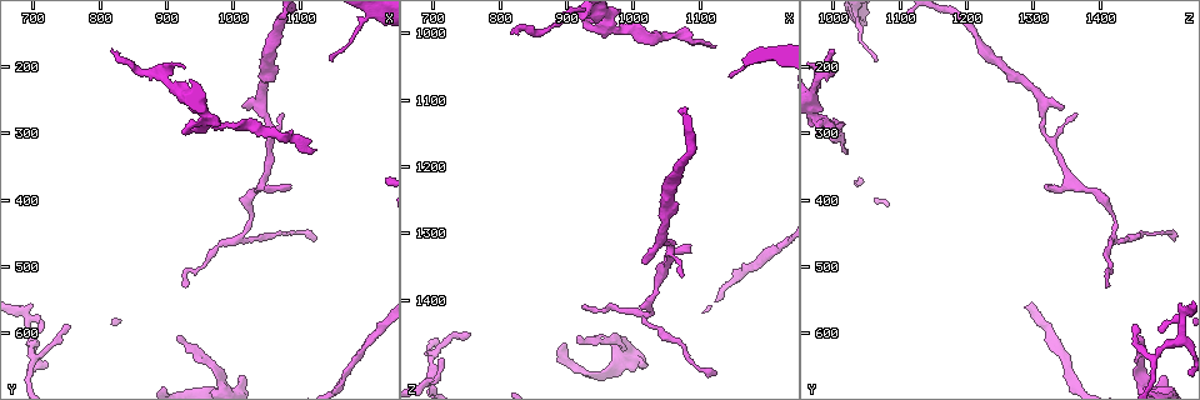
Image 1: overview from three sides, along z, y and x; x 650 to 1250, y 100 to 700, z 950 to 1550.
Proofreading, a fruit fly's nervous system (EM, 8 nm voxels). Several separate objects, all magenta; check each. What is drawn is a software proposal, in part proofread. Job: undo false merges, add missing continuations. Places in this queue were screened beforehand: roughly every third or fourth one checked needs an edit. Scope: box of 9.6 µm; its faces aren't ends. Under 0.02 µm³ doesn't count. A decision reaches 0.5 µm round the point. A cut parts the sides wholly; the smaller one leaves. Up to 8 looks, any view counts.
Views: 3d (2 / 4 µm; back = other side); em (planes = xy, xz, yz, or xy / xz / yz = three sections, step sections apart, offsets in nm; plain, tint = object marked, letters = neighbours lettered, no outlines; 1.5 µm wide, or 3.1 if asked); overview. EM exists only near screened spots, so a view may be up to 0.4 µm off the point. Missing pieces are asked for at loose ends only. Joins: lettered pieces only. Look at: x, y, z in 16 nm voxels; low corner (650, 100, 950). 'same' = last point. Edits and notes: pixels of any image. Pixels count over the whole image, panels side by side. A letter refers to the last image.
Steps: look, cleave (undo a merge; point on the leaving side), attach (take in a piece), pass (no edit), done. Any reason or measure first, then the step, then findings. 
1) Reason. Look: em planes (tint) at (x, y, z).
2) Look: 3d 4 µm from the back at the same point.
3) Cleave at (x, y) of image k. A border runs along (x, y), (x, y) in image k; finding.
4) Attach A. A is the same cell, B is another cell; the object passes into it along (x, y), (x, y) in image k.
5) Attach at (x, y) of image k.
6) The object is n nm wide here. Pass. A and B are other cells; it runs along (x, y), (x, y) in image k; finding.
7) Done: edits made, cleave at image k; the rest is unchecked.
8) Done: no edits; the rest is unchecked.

Thin end. Look: em yz step 4 (letters) at (715, 590, 1490).

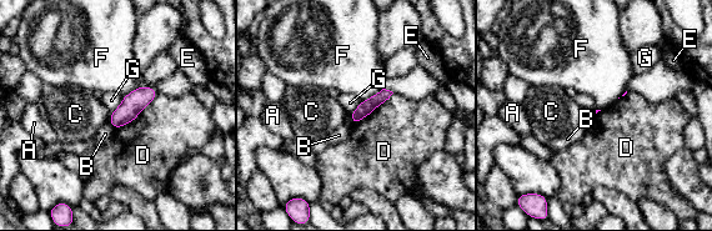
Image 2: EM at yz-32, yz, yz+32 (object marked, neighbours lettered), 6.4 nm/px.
Pass. A, B, C, D, E, F and G are other cells; none of them fits.

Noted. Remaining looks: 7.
Branch stops here. Look: 3d 2 µm at (915, 610, 1455).

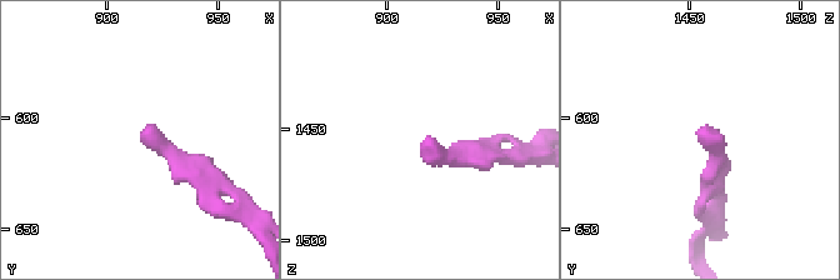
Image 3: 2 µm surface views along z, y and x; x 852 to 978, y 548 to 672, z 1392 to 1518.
Look: em yz step 8 (tint) at (916, 609, 1456).

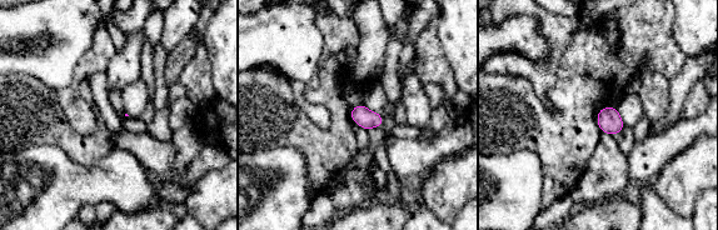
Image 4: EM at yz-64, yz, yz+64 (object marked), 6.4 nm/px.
Another direction. Look: em planes (letters) at the same point.

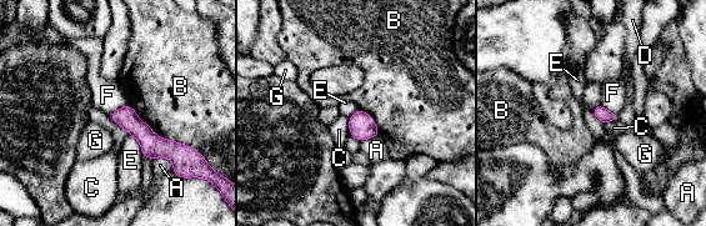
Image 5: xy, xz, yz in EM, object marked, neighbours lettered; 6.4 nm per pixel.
Pass. A, B, C, D, E, F and G are other cells; a border runs along (129, 132), (138, 141), (143, 155) in image 5; no lettered piece goes on from it.

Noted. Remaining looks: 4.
An open end. Look: em planes (letters) at (1125, 325, 1015).

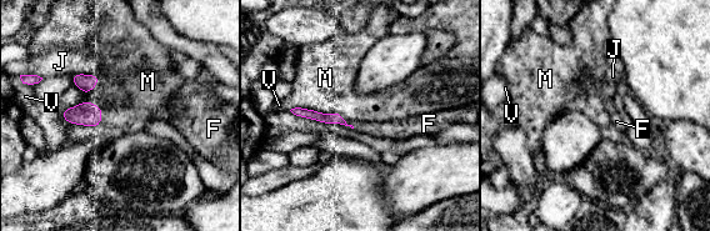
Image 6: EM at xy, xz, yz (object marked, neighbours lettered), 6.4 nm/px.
Attach F. F is the same cell, J, M and V are other cells; it goes on there.

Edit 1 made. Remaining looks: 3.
Done: edits made, attach at image 6; the rest is unchecked.

